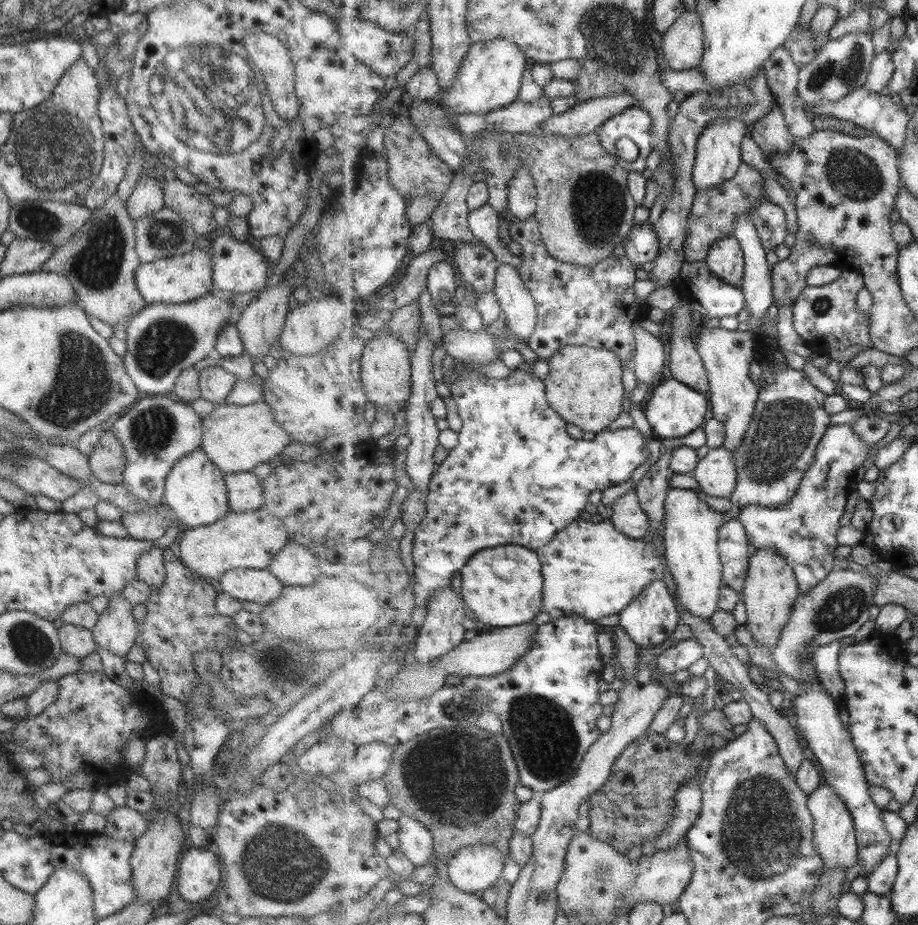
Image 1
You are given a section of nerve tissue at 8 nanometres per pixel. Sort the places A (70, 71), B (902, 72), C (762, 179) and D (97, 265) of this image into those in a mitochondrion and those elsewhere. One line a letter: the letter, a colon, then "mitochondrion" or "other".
A: other
B: other
C: other
D: mitochondrion

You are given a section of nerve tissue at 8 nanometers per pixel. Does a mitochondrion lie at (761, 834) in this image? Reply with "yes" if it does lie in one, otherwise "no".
yes

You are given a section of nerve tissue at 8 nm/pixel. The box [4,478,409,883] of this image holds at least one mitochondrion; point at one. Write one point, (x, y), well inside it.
(32, 646)

